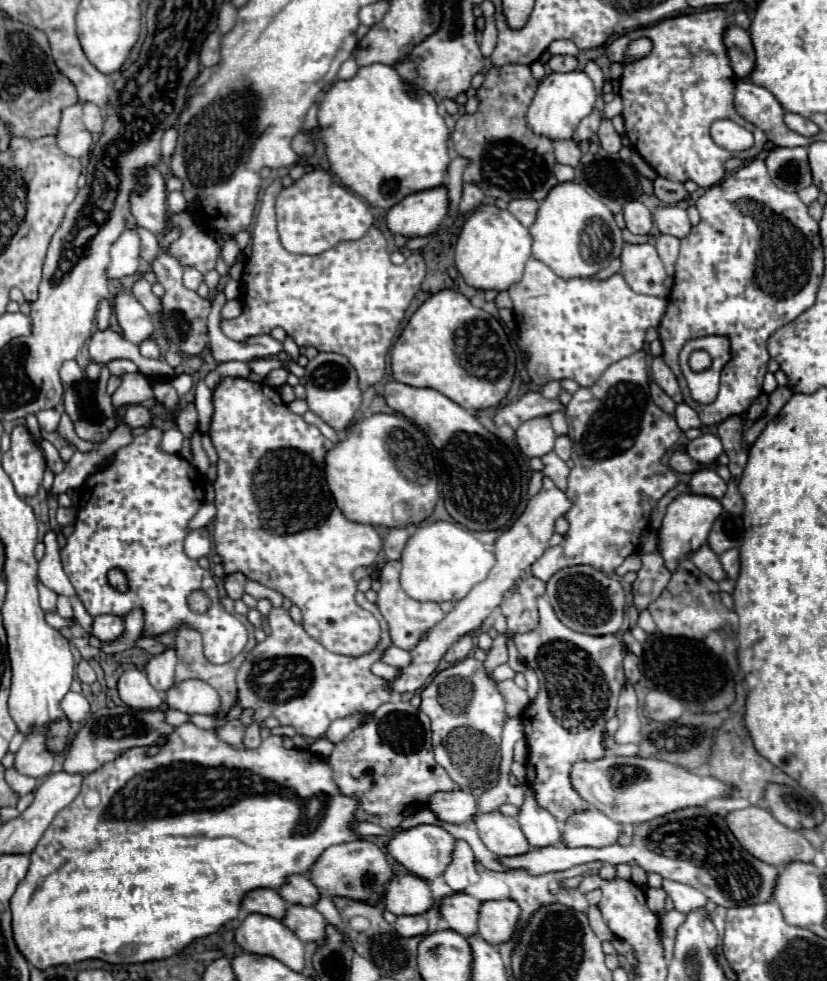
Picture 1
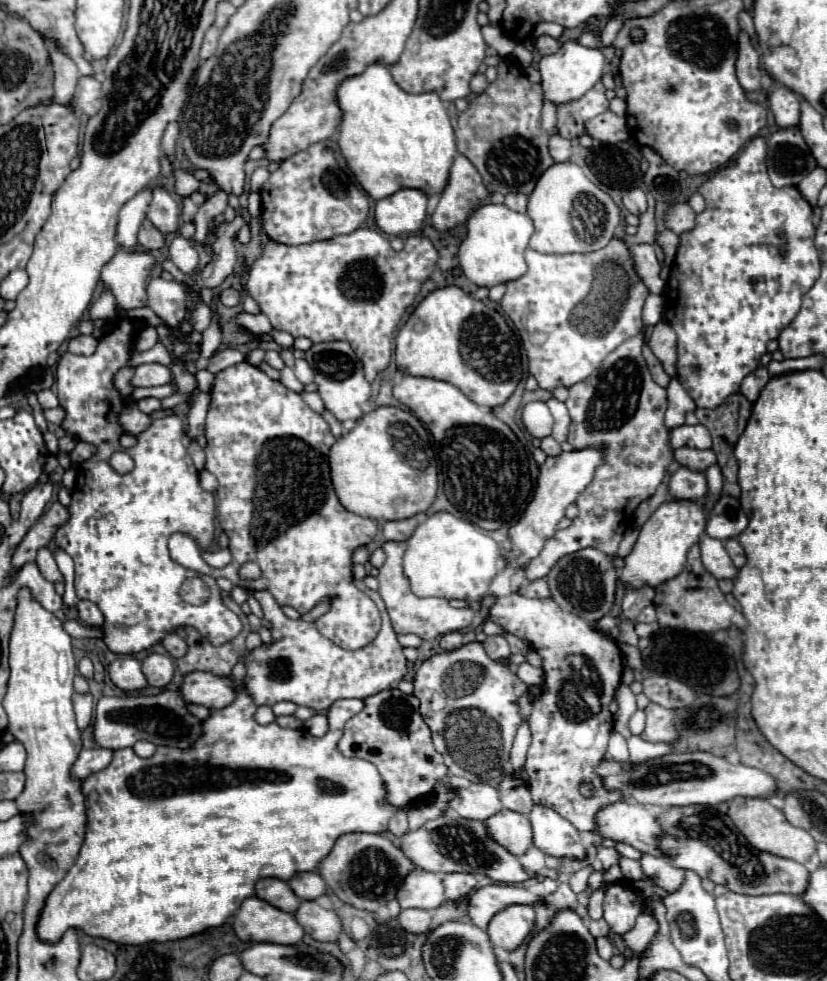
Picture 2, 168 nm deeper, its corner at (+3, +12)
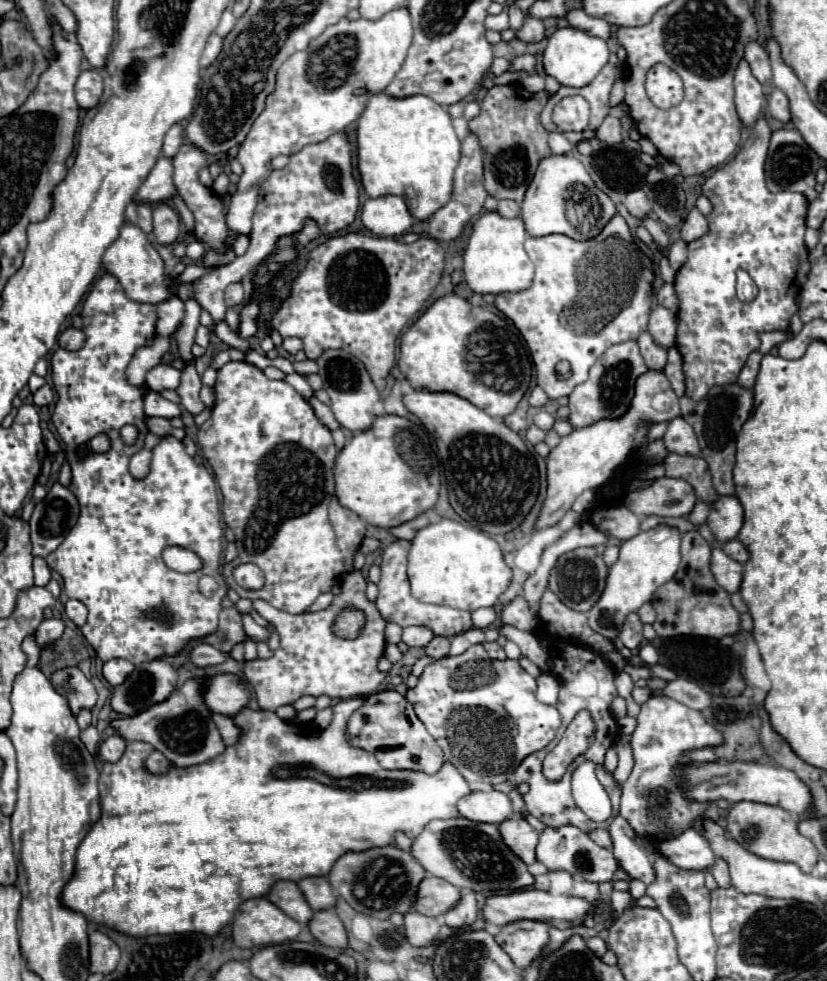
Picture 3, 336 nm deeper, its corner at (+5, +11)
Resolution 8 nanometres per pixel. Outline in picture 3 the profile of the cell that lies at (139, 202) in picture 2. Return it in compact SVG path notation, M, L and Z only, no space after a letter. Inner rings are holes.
M159 157L145 183L139 187L135 199L145 199L145 203L155 203L159 199L171 199L175 191L173 183L173 161L169 157Z

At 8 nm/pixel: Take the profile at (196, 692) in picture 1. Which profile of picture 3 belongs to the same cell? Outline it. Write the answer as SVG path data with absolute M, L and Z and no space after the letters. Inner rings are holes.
M217 675L207 681L205 705L213 713L235 717L249 703L249 691L237 675Z

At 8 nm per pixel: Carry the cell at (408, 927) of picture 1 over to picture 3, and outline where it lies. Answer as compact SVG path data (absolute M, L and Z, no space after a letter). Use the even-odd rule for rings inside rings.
M409 911L405 915L405 937L413 947L427 947L437 941L441 925L437 919L421 915L417 911Z

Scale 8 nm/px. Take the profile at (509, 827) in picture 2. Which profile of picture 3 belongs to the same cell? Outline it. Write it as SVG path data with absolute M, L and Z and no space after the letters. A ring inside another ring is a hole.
M519 817L507 819L499 827L501 827L501 835L505 835L505 843L509 843L509 849L527 865L531 865L535 861L539 831L535 831L525 819L519 819Z

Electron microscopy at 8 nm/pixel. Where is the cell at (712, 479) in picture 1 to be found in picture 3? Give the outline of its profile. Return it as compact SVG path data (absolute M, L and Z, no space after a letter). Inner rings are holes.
M661 477L647 487L633 489L625 495L625 507L635 515L683 517L691 513L697 497L685 479Z

